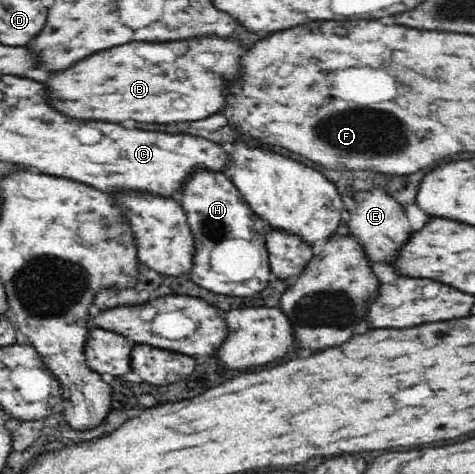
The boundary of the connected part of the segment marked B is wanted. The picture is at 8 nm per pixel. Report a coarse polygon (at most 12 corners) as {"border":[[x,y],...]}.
{"border":[[234,38],[132,42],[50,74],[82,120],[180,122],[224,108]]}

